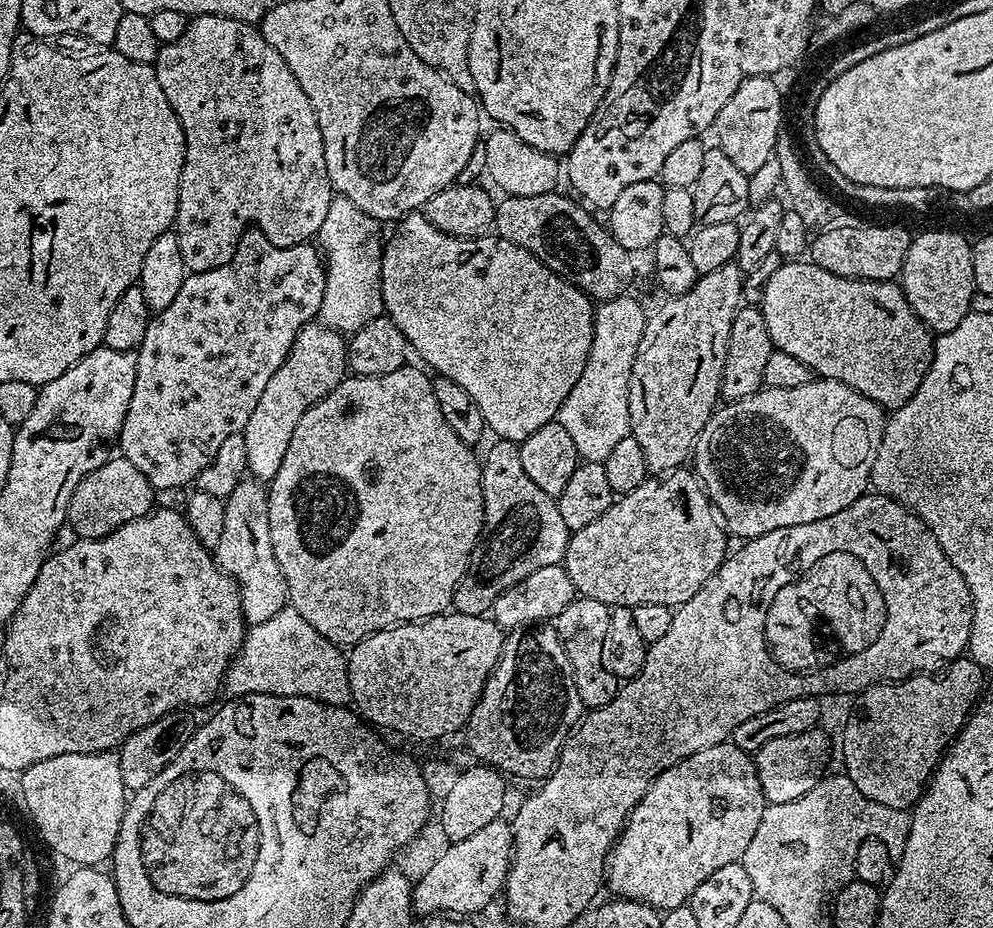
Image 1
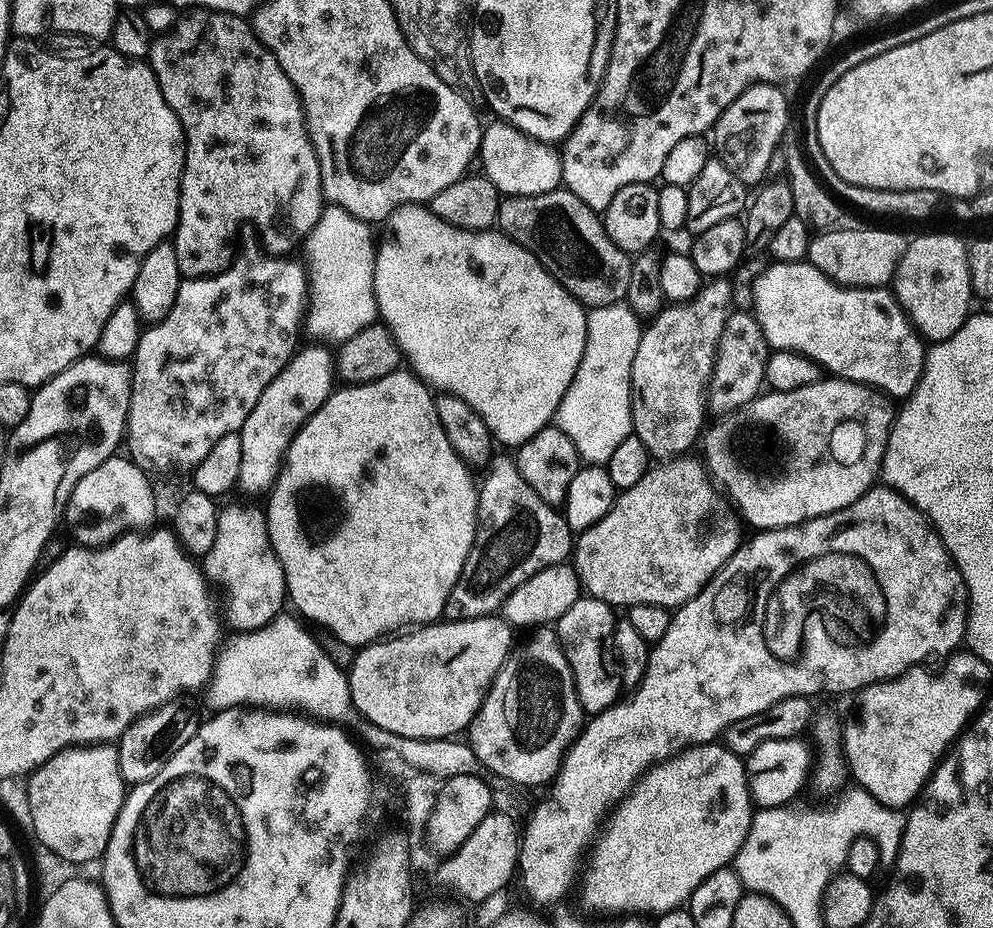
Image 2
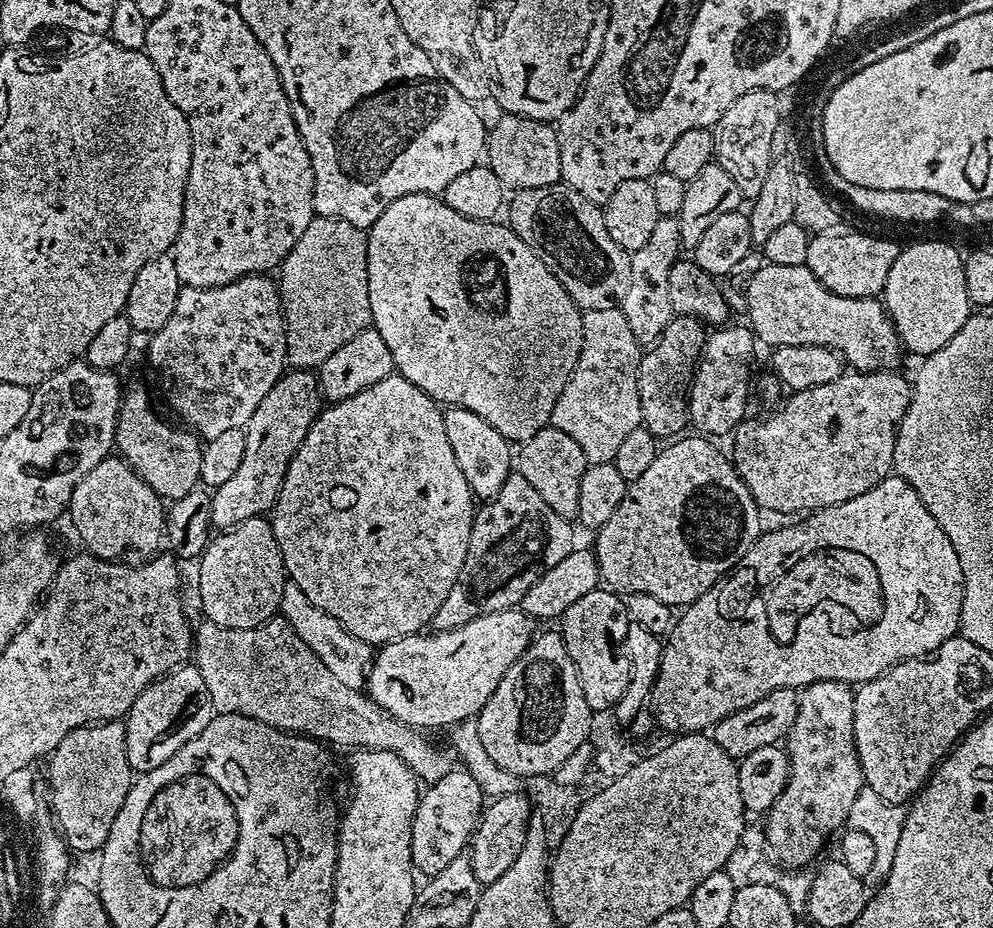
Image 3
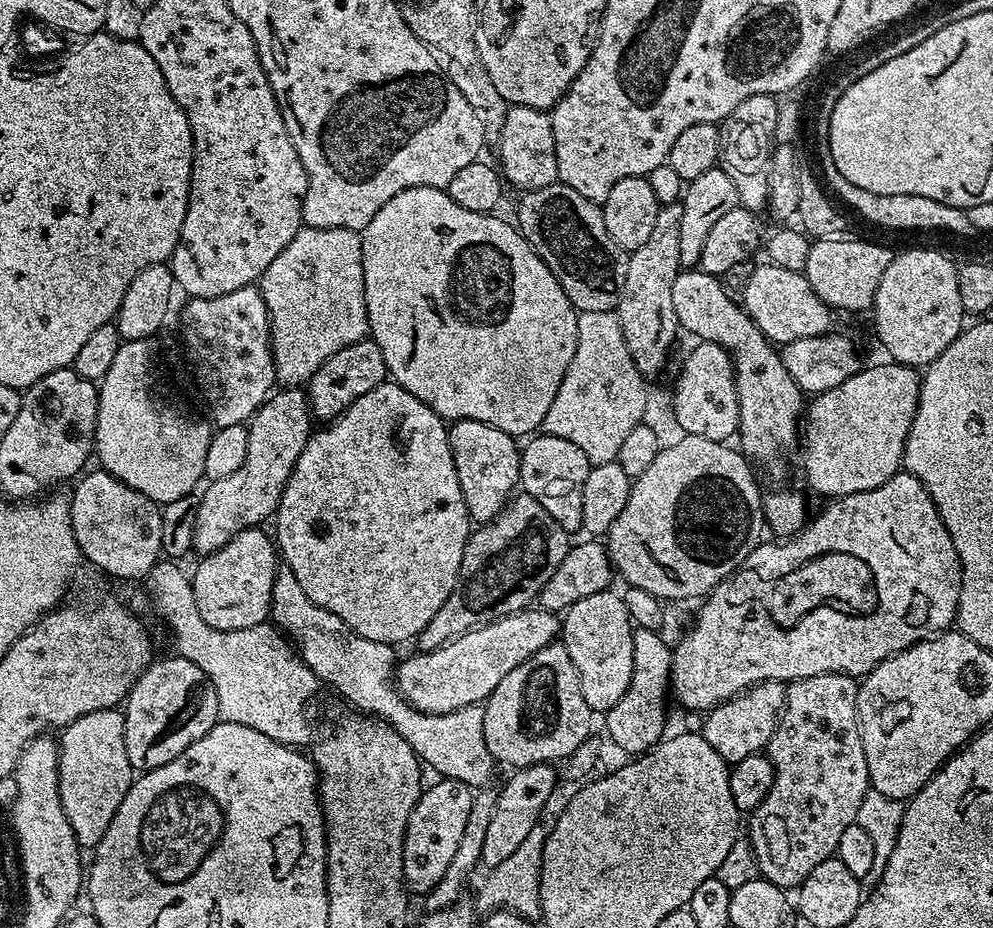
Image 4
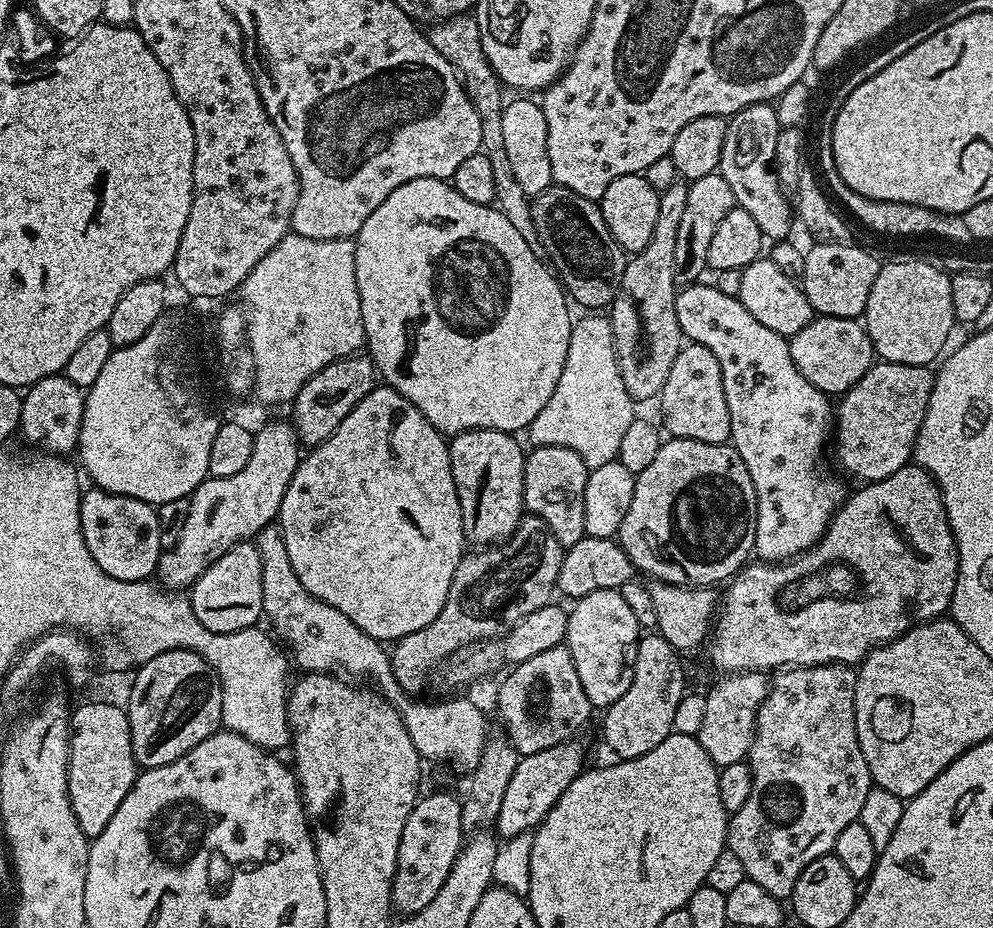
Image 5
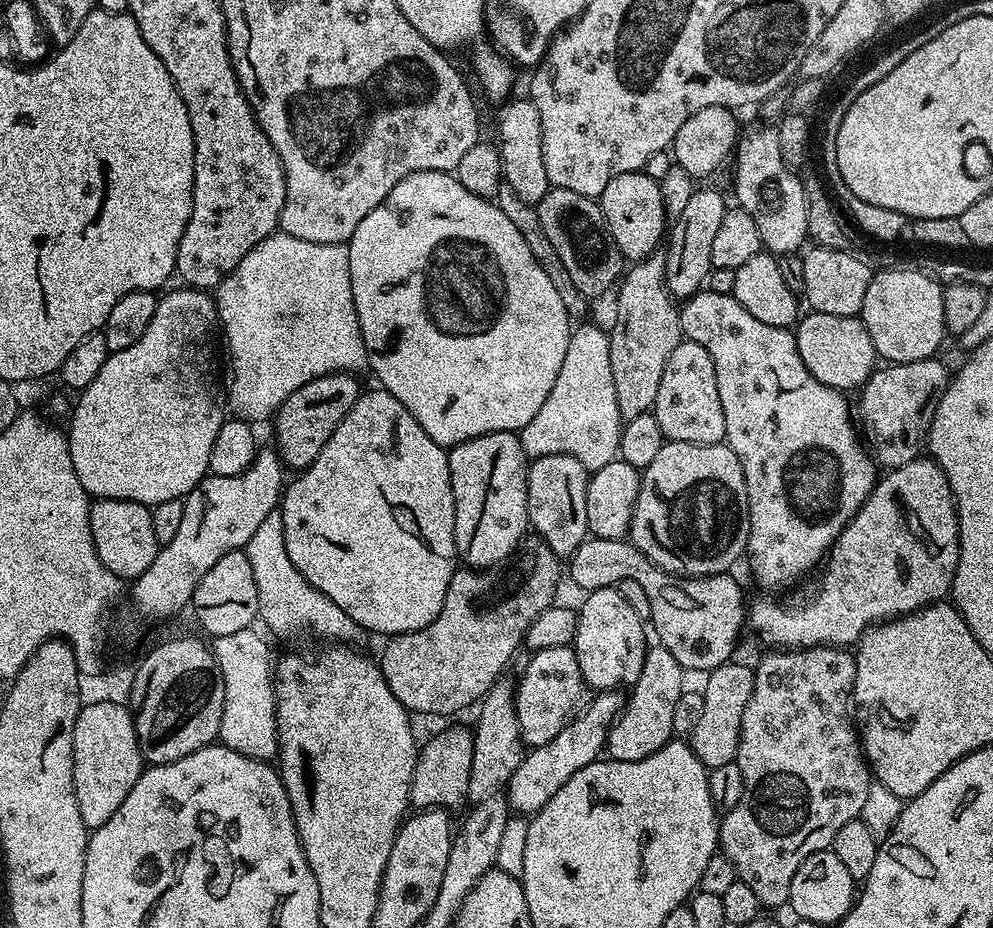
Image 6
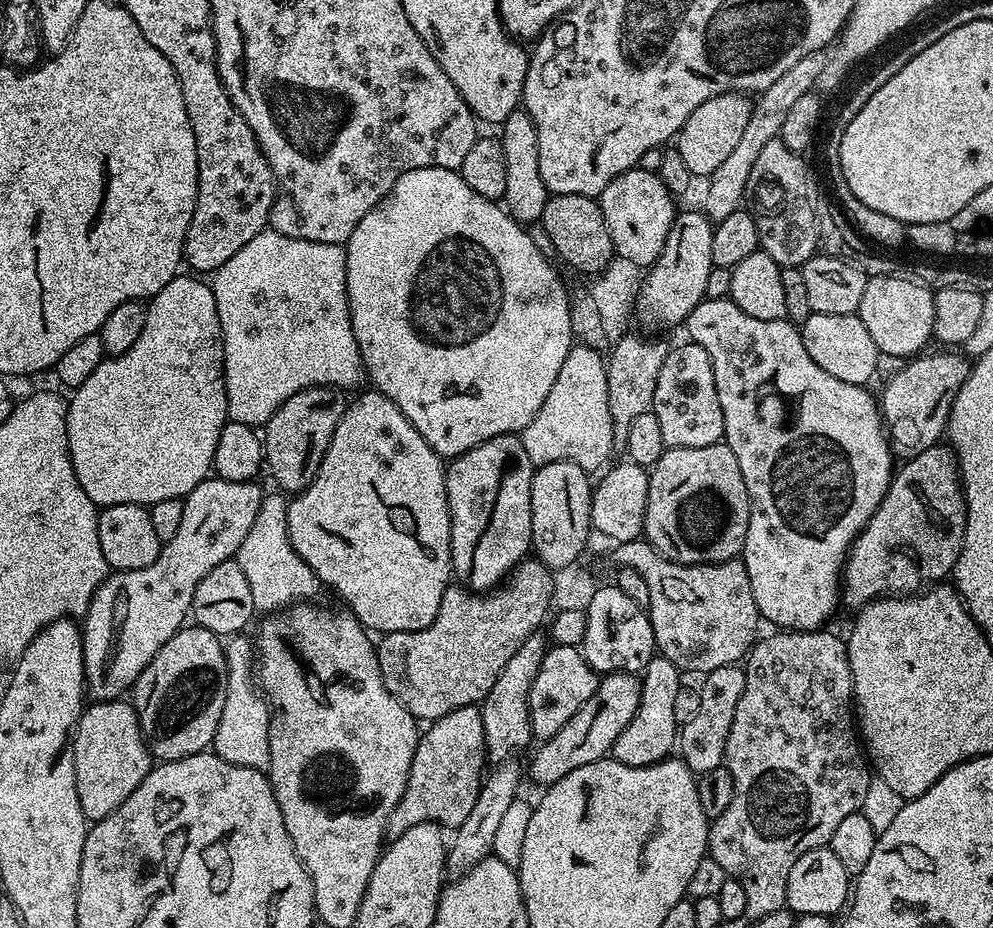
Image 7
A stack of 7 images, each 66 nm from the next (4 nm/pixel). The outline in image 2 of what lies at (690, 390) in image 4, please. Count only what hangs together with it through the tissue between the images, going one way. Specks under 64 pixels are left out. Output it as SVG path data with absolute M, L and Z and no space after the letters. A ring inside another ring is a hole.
M751 311L729 312L721 337L718 338L716 358L706 389L706 408L709 413L727 414L748 407L751 400L761 395L764 383L764 367L770 349L755 315Z

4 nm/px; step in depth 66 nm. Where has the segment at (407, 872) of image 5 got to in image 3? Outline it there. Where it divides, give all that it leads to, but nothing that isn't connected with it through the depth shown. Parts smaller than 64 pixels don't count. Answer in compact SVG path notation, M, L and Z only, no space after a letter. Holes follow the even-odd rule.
M453 770L446 774L446 778L438 778L438 782L427 785L420 793L420 805L416 808L410 830L413 869L424 878L442 874L442 870L446 870L446 866L469 847L485 807L483 790L472 775L463 770Z

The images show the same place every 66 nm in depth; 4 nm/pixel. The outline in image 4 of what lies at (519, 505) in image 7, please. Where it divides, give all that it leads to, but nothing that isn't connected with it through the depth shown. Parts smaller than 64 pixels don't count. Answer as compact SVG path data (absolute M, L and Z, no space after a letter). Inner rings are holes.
M473 420L455 421L448 429L448 441L458 474L458 486L462 486L468 519L473 525L483 526L504 509L517 491L521 449L510 434L486 422Z

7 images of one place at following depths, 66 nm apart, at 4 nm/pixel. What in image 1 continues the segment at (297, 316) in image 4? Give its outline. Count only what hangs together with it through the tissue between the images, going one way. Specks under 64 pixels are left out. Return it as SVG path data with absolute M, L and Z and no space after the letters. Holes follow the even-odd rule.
M333 195L330 210L318 233L318 248L324 261L324 297L320 306L319 323L341 334L351 334L385 315L380 293L380 259L384 253L381 225L362 214L345 196Z

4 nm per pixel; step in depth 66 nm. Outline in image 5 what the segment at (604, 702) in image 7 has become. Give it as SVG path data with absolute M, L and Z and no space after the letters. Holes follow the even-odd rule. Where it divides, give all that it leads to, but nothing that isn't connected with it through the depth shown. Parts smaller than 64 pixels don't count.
M580 738L567 740L550 750L538 750L538 754L520 756L514 775L510 777L510 782L506 785L506 794L502 797L502 810L498 810L496 815L494 828L496 827L497 829L495 828L495 831L504 838L517 836L523 832L532 832L536 825L542 823L546 818L546 814L554 806L554 802L558 802L558 798L564 793L566 786L570 786L570 782L574 782L574 778L580 775L582 771L580 763L583 760L584 744L580 741Z

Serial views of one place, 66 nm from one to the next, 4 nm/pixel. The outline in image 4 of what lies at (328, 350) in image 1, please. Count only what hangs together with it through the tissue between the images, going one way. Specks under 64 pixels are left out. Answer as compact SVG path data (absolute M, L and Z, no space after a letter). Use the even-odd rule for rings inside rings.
M284 386L279 390L269 395L247 425L250 447L246 450L246 462L235 474L211 481L208 489L199 493L192 547L197 553L200 551L201 557L226 546L234 534L261 527L263 520L271 521L280 505L282 490L313 431L314 417L303 387Z

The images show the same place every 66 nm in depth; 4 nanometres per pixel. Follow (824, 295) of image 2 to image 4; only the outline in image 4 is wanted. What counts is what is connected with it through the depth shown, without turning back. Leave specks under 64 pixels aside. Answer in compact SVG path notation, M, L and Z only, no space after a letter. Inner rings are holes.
M767 262L758 263L750 274L750 282L746 282L742 293L742 307L753 322L762 330L767 340L777 346L794 342L797 338L814 338L827 336L833 331L833 309L829 308L810 286L803 272L782 270L782 266L774 266Z

